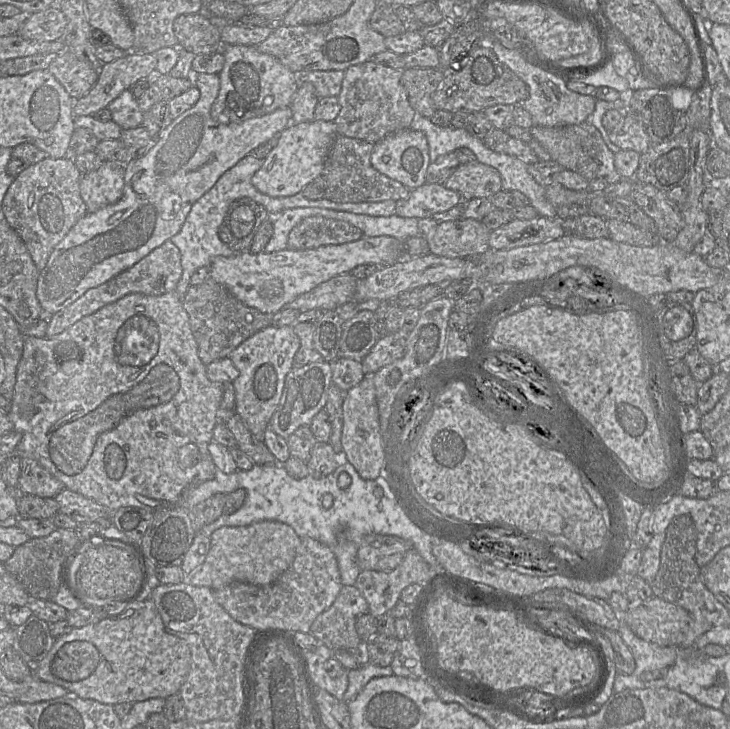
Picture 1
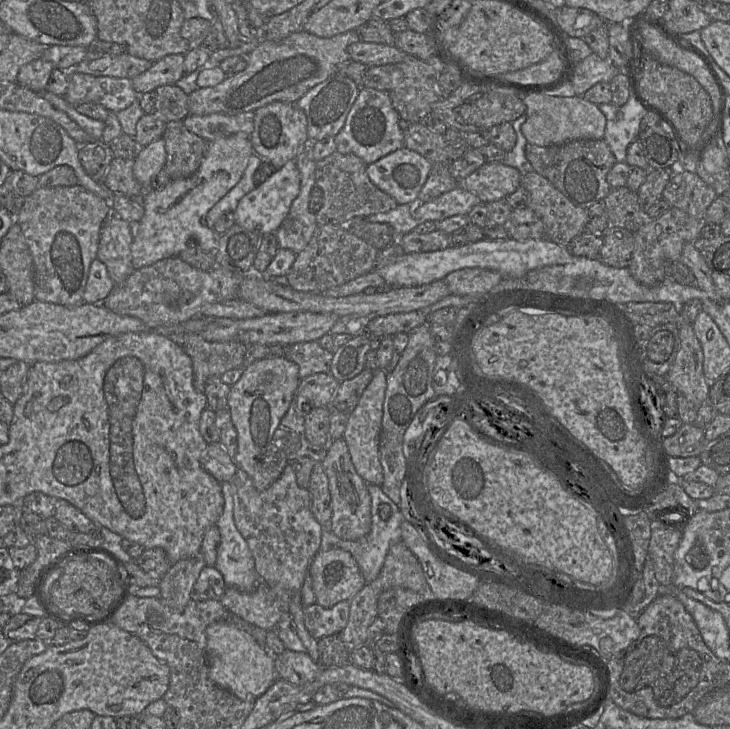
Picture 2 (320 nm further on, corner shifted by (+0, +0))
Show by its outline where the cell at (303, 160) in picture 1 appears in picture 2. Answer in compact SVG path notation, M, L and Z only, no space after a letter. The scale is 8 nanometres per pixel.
M291 160L240 199L233 212L235 224L247 230L258 231L263 235L275 233L287 217L291 204L298 196L299 191L300 174L295 160Z

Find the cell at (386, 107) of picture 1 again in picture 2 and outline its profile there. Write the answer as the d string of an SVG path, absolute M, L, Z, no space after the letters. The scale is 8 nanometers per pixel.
M360 87L345 124L334 137L336 151L354 154L366 165L404 147L404 135L400 128L400 117L393 108L389 92Z

